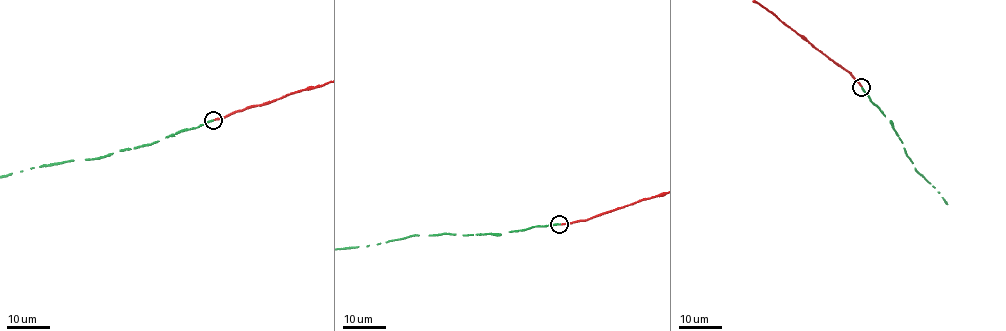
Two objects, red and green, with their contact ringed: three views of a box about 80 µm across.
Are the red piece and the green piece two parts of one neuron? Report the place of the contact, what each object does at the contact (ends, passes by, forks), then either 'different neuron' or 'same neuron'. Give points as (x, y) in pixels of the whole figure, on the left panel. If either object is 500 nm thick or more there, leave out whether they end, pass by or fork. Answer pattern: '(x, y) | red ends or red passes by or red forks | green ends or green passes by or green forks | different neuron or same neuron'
(213, 120) | red ends | green ends | same neuron

